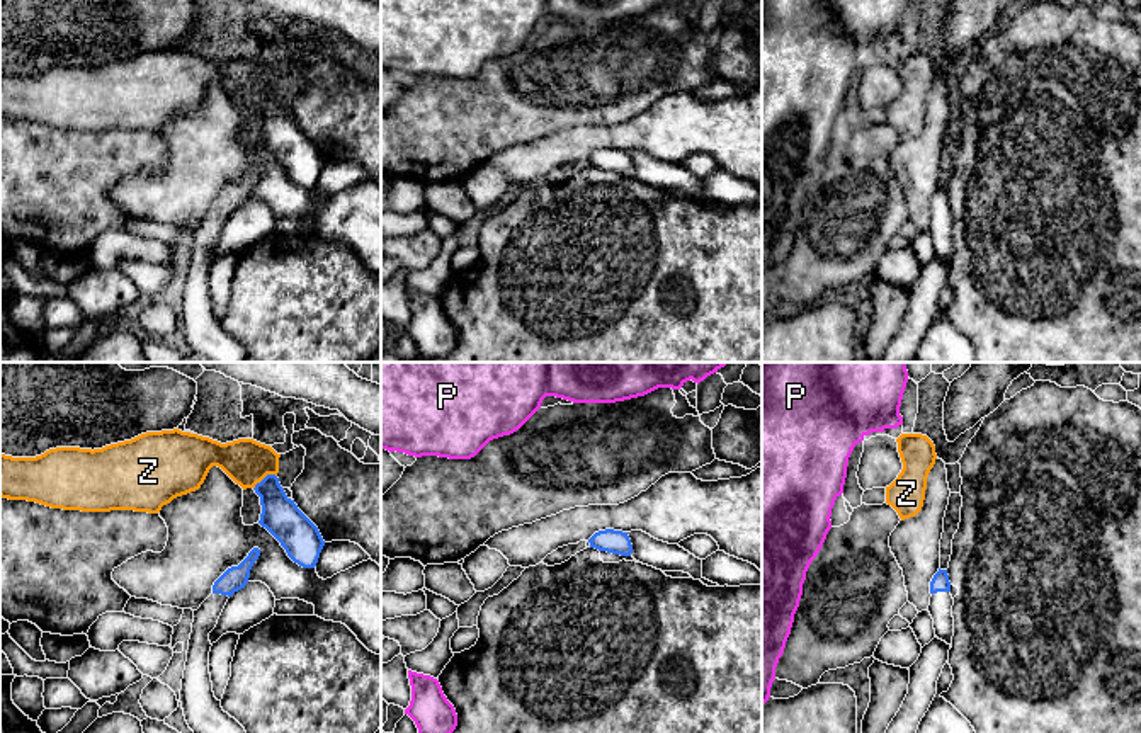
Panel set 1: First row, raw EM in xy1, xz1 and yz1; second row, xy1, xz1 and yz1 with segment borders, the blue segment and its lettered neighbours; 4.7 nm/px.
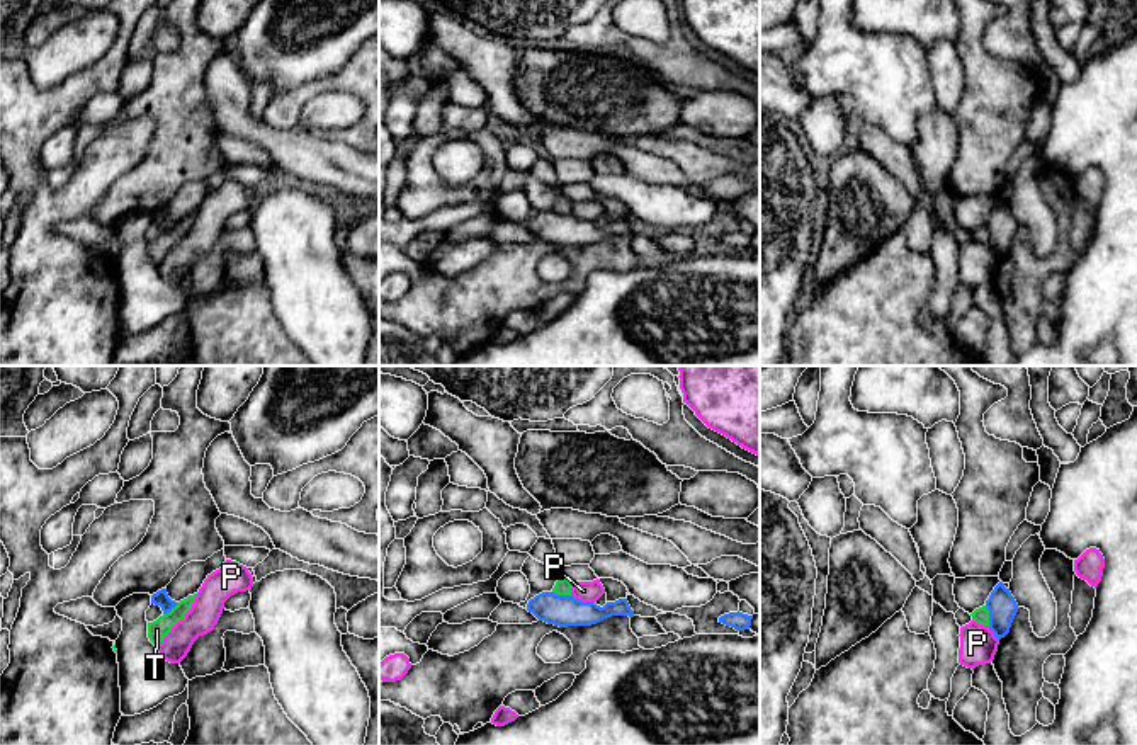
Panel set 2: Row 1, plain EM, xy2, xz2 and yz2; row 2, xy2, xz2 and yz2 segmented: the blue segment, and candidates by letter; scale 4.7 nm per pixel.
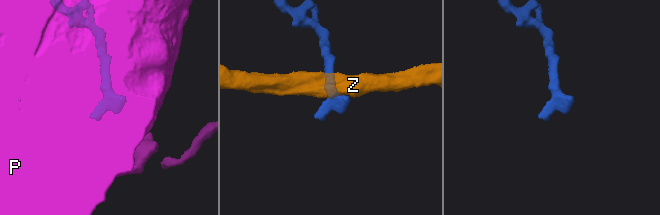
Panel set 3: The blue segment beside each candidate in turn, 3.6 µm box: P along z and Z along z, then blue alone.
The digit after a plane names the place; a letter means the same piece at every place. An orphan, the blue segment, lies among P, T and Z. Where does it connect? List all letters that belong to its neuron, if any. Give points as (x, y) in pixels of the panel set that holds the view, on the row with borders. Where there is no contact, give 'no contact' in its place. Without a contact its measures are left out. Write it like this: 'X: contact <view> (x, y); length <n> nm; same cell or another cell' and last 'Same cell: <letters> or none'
P: contact xz2 (583, 602); length 120 nm; another cell
T: contact yz2 (989, 616); length 100 nm; another cell
Z: contact xy1 (266, 477); length 130 nm; another cell
Same cell: none

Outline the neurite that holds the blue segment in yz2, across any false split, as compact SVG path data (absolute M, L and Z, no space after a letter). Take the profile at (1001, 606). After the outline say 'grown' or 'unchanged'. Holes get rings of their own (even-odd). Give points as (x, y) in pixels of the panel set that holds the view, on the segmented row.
M999 582L986 600L989 611L989 629L998 640L1010 633L1011 623L1018 612L1018 604L1011 595L1010 589Z; unchanged

